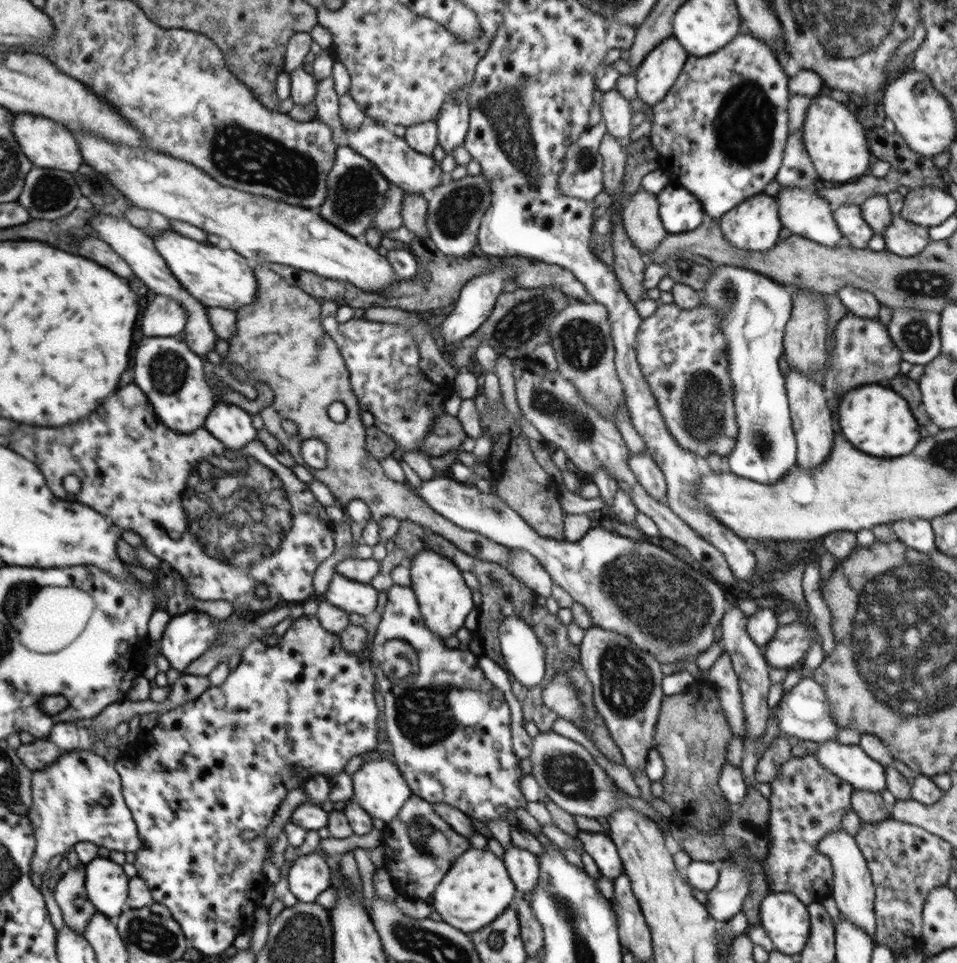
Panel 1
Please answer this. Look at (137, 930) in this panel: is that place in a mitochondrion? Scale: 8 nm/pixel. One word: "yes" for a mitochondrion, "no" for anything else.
yes

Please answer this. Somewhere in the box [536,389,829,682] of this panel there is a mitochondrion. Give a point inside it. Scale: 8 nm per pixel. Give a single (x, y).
(668, 606)

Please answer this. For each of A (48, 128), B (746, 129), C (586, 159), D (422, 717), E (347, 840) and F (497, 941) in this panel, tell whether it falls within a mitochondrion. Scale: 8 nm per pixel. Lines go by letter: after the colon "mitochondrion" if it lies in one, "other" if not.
A: other
B: mitochondrion
C: mitochondrion
D: mitochondrion
E: other
F: mitochondrion

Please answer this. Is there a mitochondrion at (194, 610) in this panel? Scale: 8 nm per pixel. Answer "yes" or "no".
no

